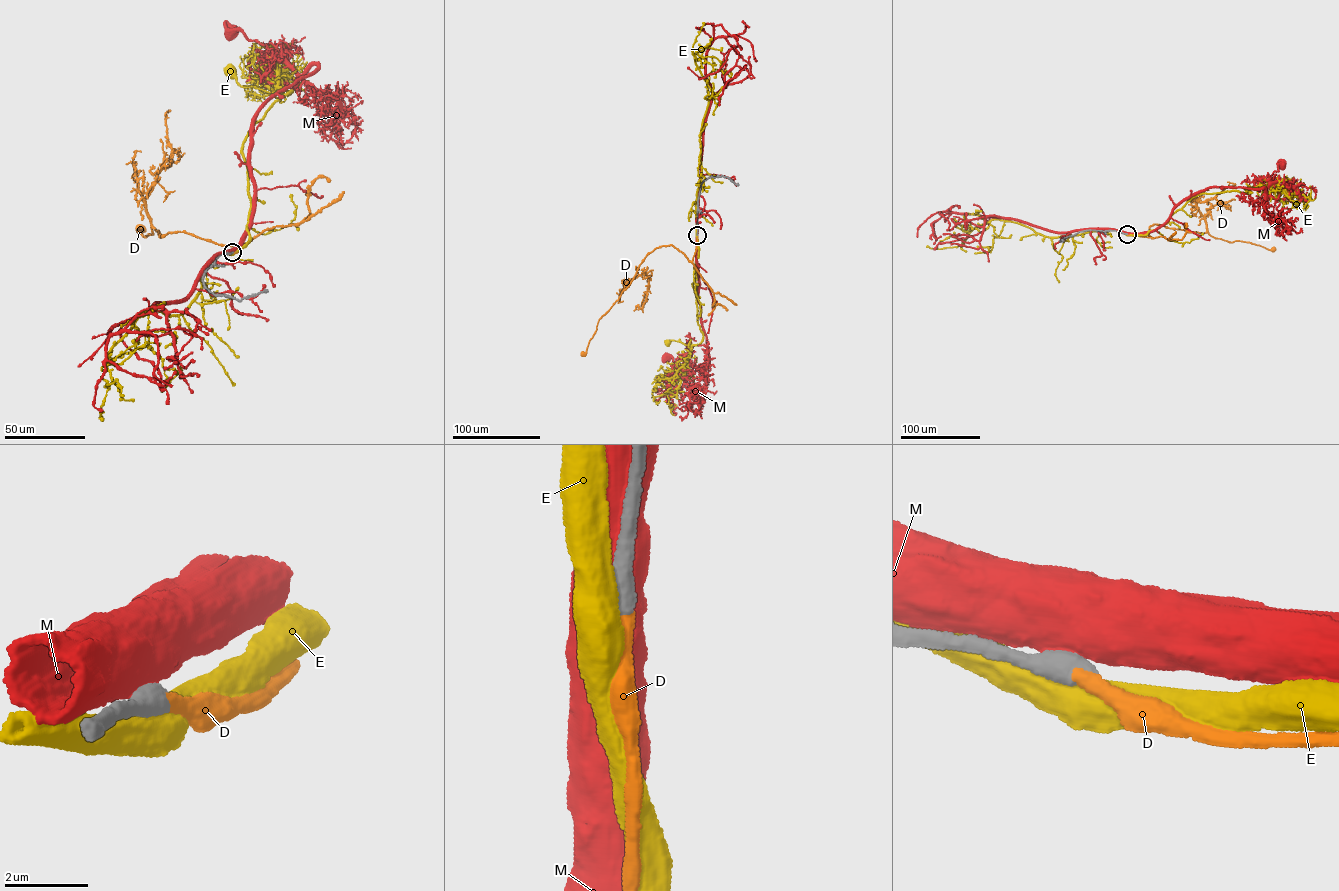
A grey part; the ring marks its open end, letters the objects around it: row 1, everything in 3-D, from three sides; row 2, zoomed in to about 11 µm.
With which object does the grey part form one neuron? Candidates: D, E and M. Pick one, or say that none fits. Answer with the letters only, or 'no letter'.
D

